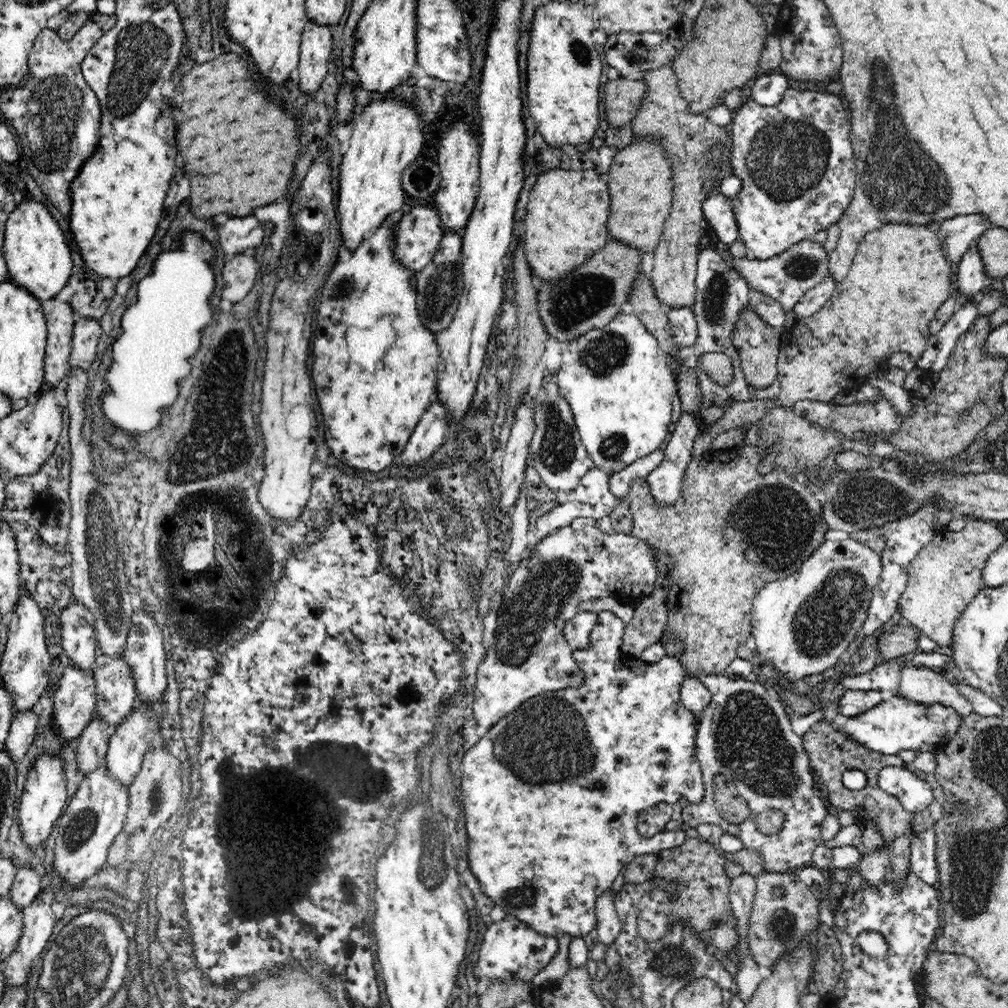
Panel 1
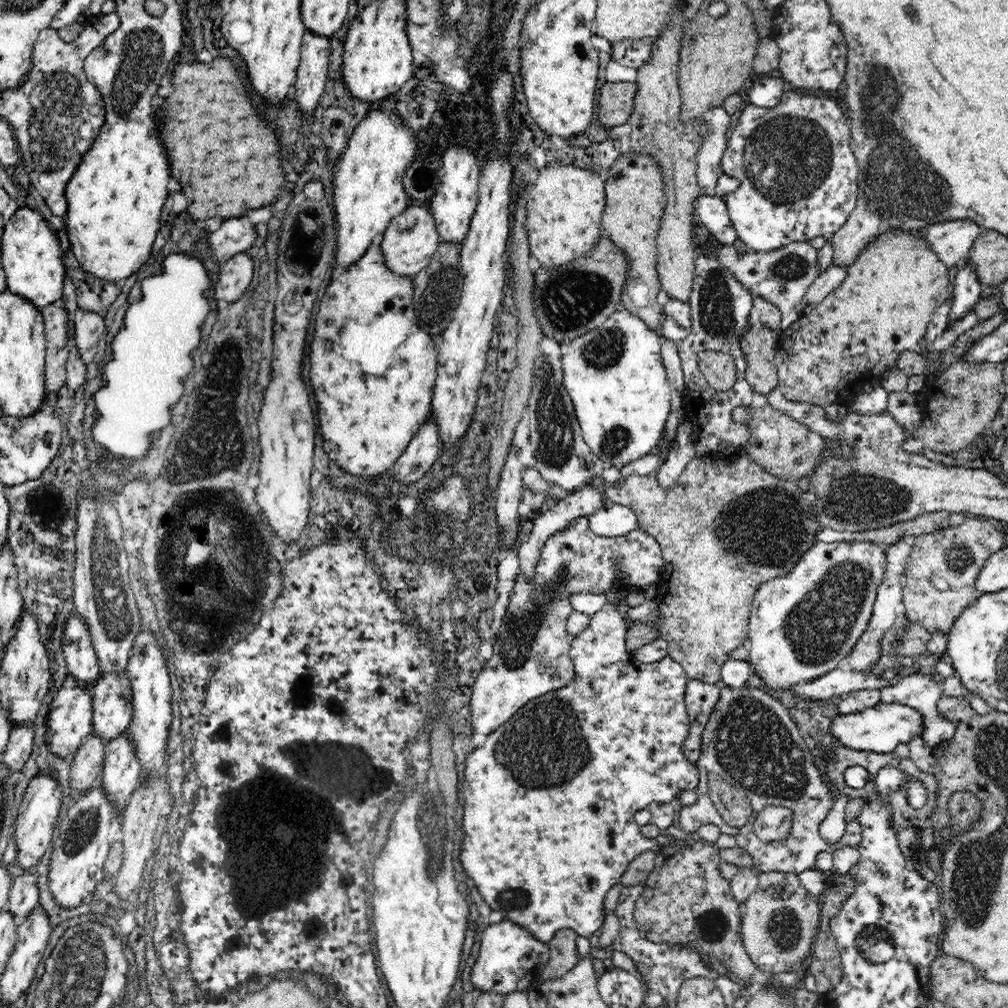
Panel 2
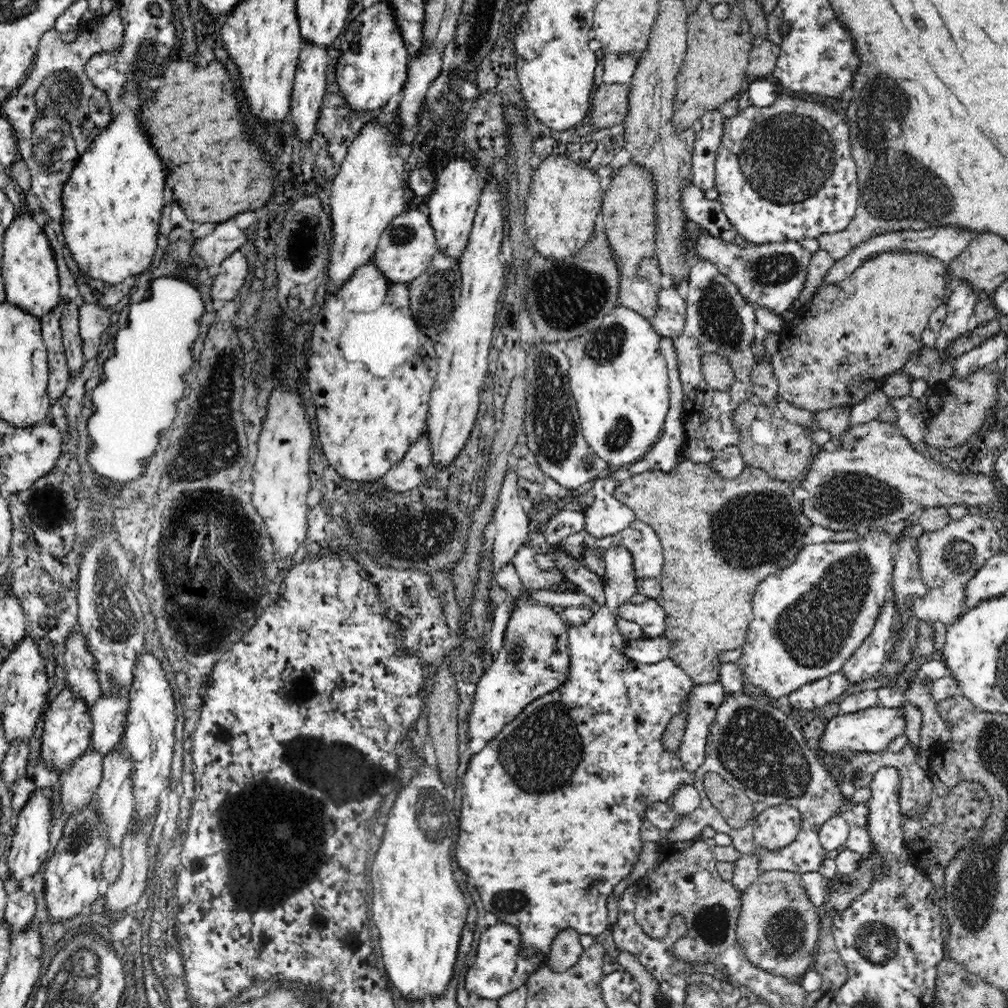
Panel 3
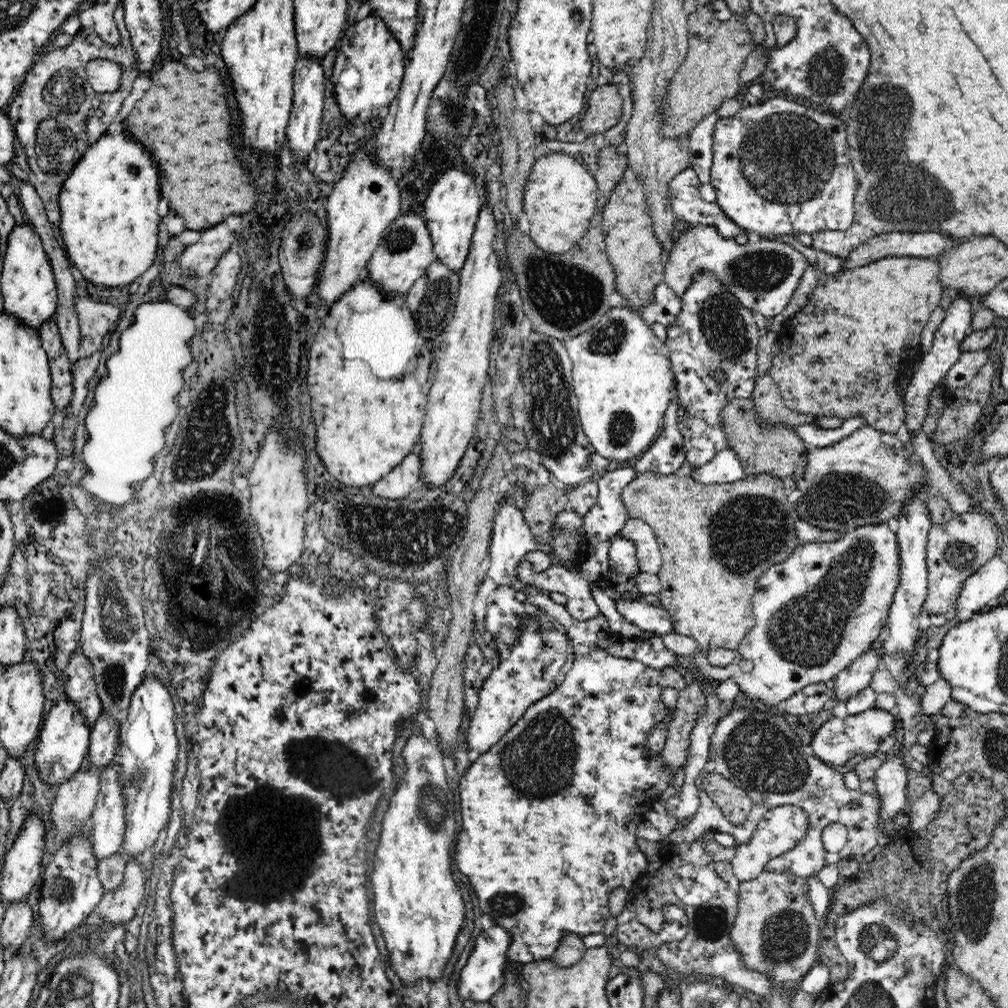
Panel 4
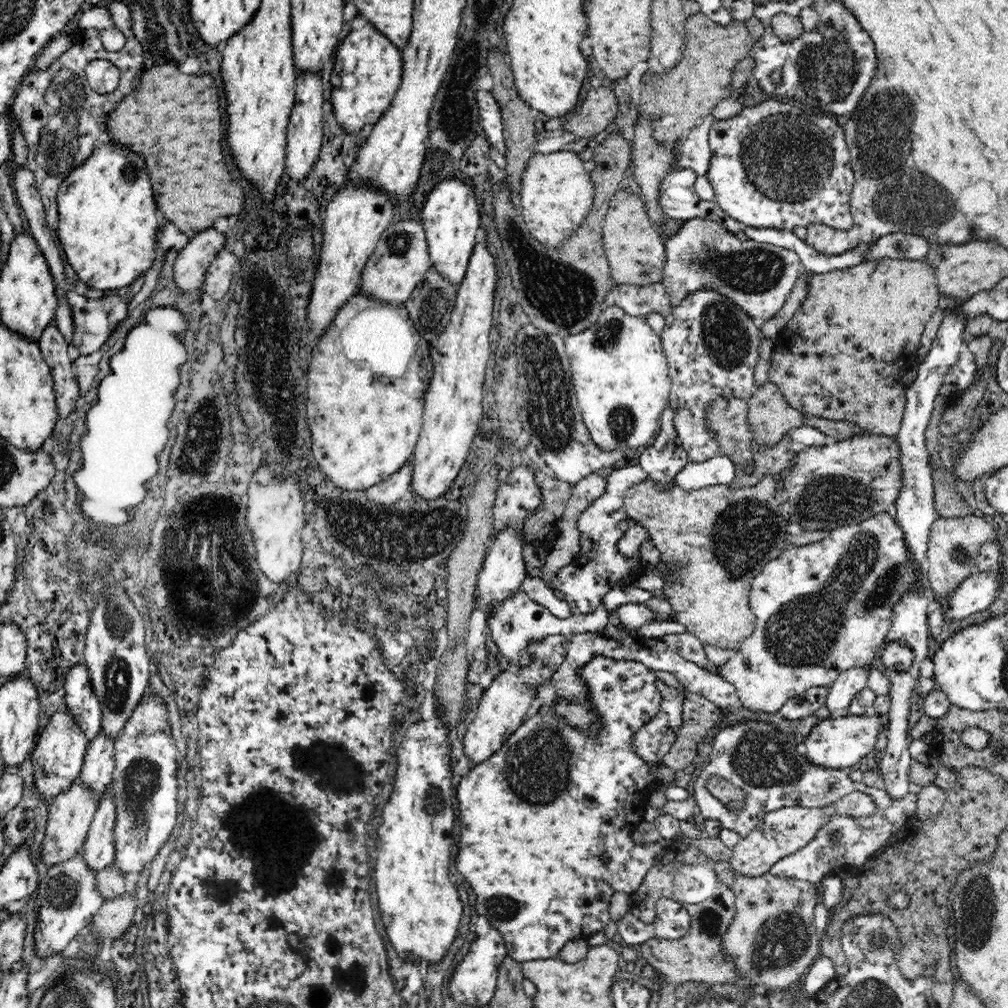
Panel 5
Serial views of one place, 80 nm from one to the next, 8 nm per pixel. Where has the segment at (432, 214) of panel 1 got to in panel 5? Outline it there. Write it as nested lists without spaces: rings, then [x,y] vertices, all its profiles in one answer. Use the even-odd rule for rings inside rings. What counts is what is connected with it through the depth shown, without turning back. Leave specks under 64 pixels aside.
[[[393,220],[384,230],[377,246],[362,272],[360,293],[393,305],[402,305],[409,299],[424,275],[430,270],[428,241],[424,227],[418,220]]]

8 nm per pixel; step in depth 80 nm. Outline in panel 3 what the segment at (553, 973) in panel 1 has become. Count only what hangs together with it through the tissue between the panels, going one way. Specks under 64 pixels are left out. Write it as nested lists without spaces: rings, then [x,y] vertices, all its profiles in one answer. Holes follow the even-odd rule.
[[[572,928],[561,930],[552,941],[546,956],[547,965],[558,973],[564,973],[577,963],[583,949],[578,931]]]

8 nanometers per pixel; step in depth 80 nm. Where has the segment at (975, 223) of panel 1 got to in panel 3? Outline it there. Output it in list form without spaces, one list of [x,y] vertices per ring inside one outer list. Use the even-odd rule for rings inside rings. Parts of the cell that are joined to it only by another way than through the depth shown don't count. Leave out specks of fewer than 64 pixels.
[[[952,226],[927,228],[922,231],[894,231],[876,235],[860,244],[860,246],[853,248],[852,252],[848,252],[842,260],[835,261],[833,266],[830,267],[828,272],[823,276],[818,290],[822,290],[822,286],[832,286],[832,284],[836,284],[837,281],[844,280],[844,278],[850,276],[864,260],[868,260],[868,258],[872,258],[872,256],[876,256],[876,254],[883,253],[884,251],[906,249],[910,252],[918,251],[920,253],[928,253],[928,255],[932,255],[946,264],[948,261],[952,261],[973,237],[974,234],[972,234],[972,232],[964,232],[961,228],[952,228]]]

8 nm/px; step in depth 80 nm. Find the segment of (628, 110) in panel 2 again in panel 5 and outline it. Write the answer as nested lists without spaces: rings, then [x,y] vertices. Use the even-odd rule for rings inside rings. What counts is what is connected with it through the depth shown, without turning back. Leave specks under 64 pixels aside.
[[[607,86],[592,88],[586,94],[586,99],[582,100],[582,106],[574,108],[562,124],[562,131],[573,132],[577,138],[587,138],[592,140],[596,134],[600,134],[616,118],[618,114],[617,90]]]

